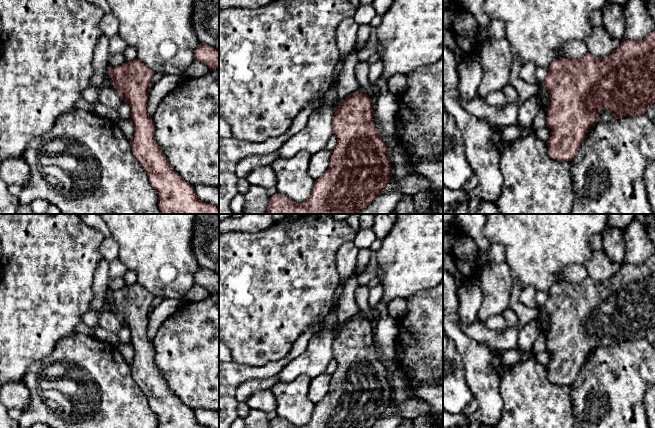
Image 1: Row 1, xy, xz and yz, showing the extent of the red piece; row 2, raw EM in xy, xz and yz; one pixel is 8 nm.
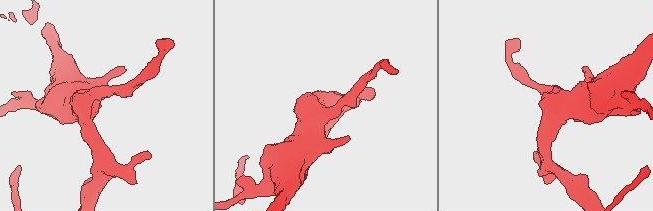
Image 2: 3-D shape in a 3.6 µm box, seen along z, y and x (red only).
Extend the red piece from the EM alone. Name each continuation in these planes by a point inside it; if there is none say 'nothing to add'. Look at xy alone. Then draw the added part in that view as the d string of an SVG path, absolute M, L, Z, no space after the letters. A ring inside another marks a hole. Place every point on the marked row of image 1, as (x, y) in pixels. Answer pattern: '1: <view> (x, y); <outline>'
nothing to add

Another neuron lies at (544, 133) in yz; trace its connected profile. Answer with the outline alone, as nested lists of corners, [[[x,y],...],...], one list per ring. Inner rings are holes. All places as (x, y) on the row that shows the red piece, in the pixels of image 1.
[[[544,126],[542,128],[539,128],[535,131],[536,137],[539,140],[547,142],[548,139],[551,137],[552,130],[548,126]]]

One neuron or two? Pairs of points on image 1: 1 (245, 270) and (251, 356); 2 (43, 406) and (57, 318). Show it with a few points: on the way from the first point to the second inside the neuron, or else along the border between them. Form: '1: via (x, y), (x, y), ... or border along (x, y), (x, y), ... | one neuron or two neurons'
1: via (245, 291), (248, 335) | one neuron
2: border along (69, 336), (62, 337), (49, 354), (31, 363) | two neurons

